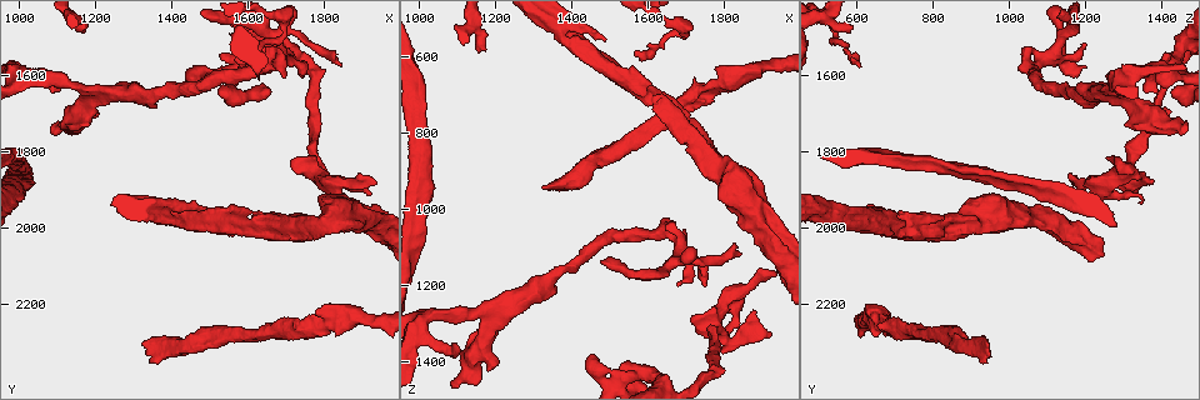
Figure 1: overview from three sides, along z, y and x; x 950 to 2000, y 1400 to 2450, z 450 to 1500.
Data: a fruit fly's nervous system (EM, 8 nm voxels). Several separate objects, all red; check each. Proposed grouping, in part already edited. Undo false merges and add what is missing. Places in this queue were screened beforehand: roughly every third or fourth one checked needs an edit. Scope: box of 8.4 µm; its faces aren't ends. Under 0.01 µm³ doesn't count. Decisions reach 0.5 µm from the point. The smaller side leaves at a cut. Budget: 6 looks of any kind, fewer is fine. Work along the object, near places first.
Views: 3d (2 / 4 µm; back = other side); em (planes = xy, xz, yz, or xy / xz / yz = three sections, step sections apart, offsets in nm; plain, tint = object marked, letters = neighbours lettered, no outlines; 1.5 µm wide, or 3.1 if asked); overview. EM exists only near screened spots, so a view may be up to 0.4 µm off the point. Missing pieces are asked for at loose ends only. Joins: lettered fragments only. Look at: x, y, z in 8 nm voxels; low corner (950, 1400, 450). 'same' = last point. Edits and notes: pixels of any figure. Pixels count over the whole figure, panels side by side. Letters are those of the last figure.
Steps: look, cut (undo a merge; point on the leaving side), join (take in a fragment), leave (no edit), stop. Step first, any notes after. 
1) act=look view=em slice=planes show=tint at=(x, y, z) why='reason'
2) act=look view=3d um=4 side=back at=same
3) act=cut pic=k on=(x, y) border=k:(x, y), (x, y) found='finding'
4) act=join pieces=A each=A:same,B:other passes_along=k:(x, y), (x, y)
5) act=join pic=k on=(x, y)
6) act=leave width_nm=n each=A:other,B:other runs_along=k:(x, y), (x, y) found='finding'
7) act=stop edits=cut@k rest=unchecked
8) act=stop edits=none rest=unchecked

act=look view=3d um=4 at=(1455, 1600, 1375) why='an open end'

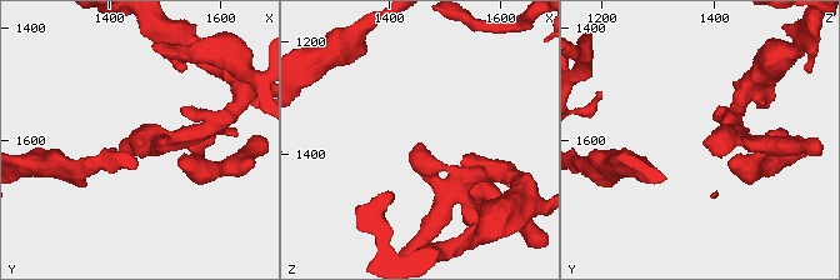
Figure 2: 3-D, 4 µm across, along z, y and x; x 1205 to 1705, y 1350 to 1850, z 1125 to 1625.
act=look view=em slice=planes show=tint at=(1445, 1610, 1385) why='now the EM'

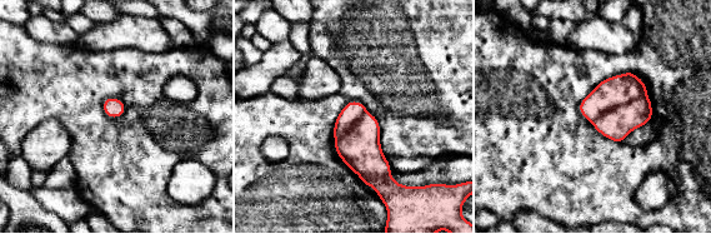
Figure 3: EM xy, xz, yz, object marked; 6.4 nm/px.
act=look view=em slice=planes show=letters at=same

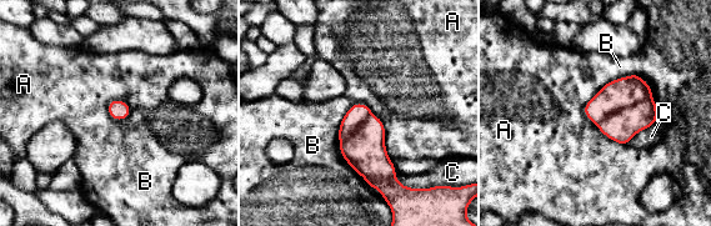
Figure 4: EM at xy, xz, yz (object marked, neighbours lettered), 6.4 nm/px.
act=leave longest_contact=A:500nm each=A:other,B:other,C:other border=4:(354, 103), (382, 122), (397, 170) found='none of them fits'

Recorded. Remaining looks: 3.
act=look view=em slice=xz step=4 show=letters at=(1935, 1880, 1170) why='branch stops here'

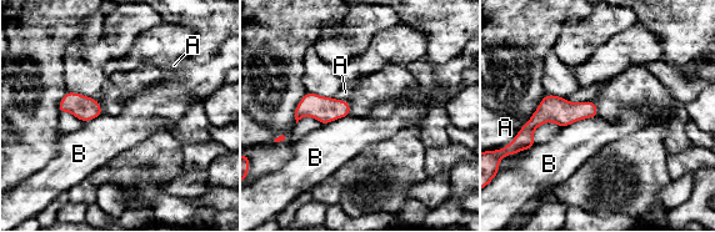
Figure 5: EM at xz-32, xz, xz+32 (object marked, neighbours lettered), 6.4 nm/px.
act=look view=em slice=planes show=letters at=same

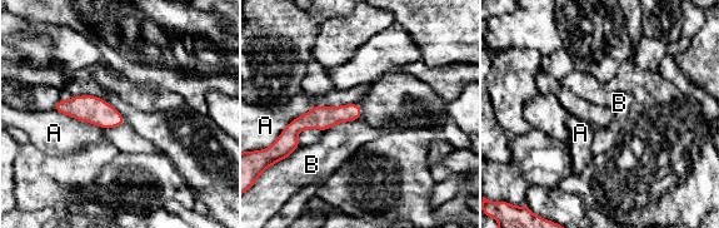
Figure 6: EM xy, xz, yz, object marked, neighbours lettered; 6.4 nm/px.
act=leave width_nm=110 each=A:other,B:other runs_along=6:(358, 109), (309, 119), (289, 135) found='none of them fits'

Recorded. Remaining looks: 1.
act=look view=em slice=planes show=letters at=(1165, 1485, 580)

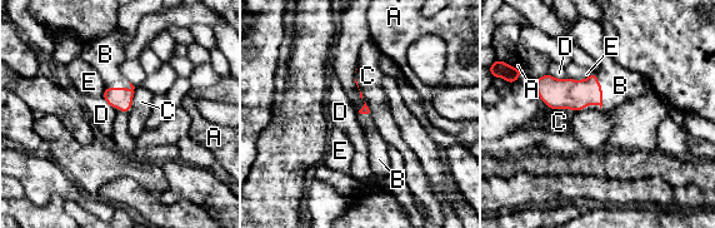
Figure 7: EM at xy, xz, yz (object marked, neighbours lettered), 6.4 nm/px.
act=join pieces=B each=A:other,B:same,C:other,D:other,E:other found='the neuron continues'

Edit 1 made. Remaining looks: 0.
act=stop edits=join@7 rest=unchecked

